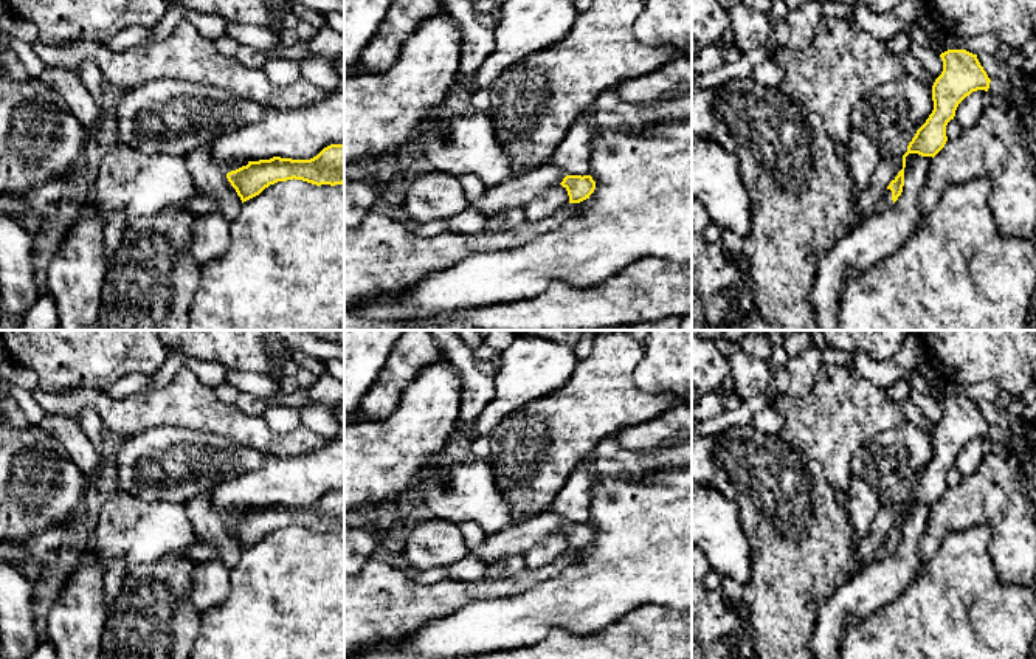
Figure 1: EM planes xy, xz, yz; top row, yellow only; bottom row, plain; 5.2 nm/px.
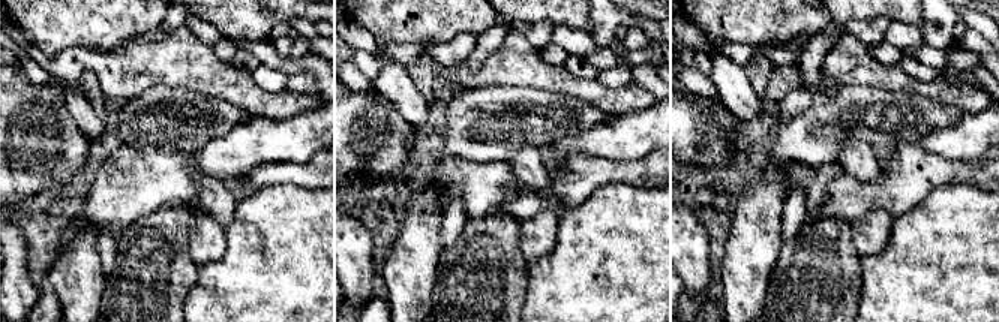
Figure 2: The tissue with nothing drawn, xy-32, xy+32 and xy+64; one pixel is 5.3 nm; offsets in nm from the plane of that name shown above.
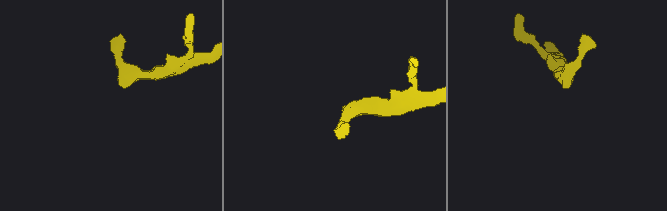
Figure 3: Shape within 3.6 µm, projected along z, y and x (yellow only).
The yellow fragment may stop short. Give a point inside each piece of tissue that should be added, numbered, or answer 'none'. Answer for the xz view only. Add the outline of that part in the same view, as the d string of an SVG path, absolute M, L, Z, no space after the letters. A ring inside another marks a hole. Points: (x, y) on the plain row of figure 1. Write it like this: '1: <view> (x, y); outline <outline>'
1: xz (517, 540); outline M544 512L516 523L499 533L487 535L485 541L478 549L470 550L468 555L481 560L487 566L513 555L524 555L544 537L560 532L566 523L555 512Z

